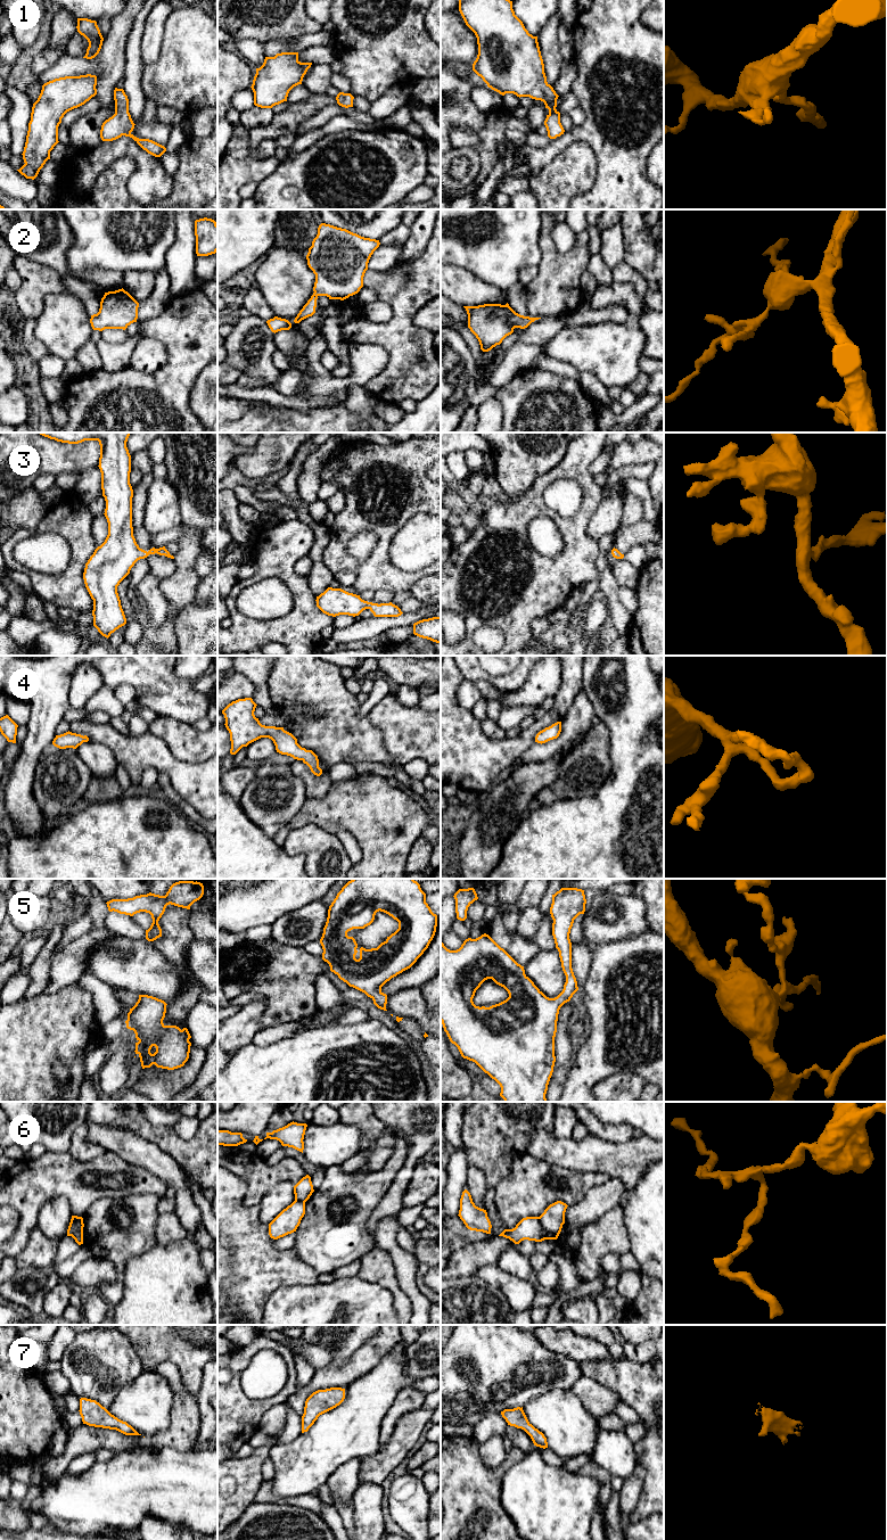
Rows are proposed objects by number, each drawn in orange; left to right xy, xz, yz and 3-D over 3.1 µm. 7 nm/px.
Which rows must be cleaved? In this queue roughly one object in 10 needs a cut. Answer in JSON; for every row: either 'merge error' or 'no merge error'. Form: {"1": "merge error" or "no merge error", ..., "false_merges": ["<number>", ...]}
{"1": "no merge error", "2": "no merge error", "3": "no merge error", "4": "no merge error", "5": "no merge error", "6": "merge error", "7": "no merge error", "false_merges": ["6"]}

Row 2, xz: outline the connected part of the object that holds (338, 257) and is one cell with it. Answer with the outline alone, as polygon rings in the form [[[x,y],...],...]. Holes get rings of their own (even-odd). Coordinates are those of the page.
[[[321,223],[306,255],[307,265],[315,274],[313,295],[294,322],[315,313],[319,296],[344,300],[360,291],[368,263],[380,242],[346,229]]]

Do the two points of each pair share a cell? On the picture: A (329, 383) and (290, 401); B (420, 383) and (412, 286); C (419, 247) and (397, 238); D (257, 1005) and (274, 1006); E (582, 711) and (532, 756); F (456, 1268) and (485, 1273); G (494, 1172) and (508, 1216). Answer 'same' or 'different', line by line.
A: different
B: same
C: different
D: different
E: same
F: different
G: different

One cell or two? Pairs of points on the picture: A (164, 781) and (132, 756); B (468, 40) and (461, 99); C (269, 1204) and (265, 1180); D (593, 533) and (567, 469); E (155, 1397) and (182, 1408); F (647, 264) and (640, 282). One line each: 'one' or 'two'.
A: two
B: two
C: two
D: two
E: two
F: two

